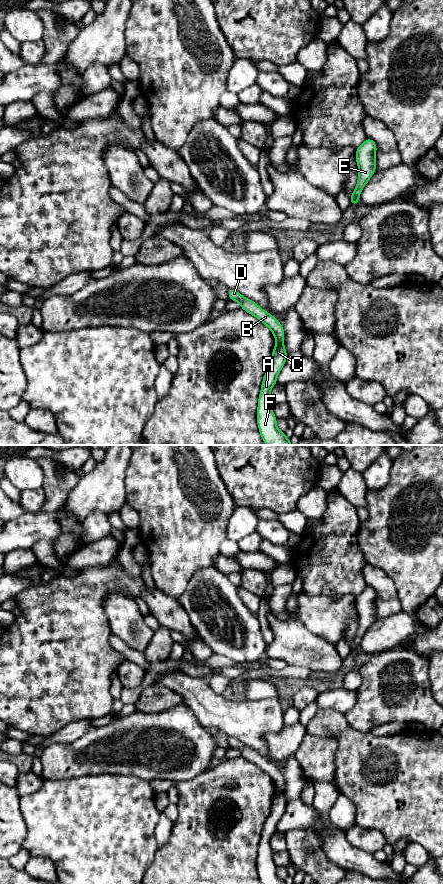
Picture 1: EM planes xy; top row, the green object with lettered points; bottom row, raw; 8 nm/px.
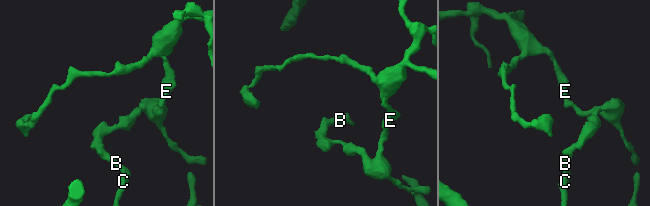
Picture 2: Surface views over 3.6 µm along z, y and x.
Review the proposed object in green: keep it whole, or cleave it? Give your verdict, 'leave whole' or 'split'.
split

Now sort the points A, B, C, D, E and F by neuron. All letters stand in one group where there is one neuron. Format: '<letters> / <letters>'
A C F / B D E

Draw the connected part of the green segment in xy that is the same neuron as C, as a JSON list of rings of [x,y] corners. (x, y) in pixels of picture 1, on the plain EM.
[[[276,791],[271,806],[271,813],[266,819],[261,834],[257,857],[257,871],[261,884],[285,884],[277,874],[277,866],[272,859],[270,839],[277,831],[277,824],[286,810],[287,800],[283,792]]]

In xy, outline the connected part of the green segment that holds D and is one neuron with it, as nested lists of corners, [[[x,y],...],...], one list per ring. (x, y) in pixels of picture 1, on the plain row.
[[[228,736],[228,747],[239,750],[241,752],[241,757],[257,765],[264,771],[273,780],[276,791],[284,791],[284,777],[274,764],[260,756],[254,749],[243,745],[234,737]]]

